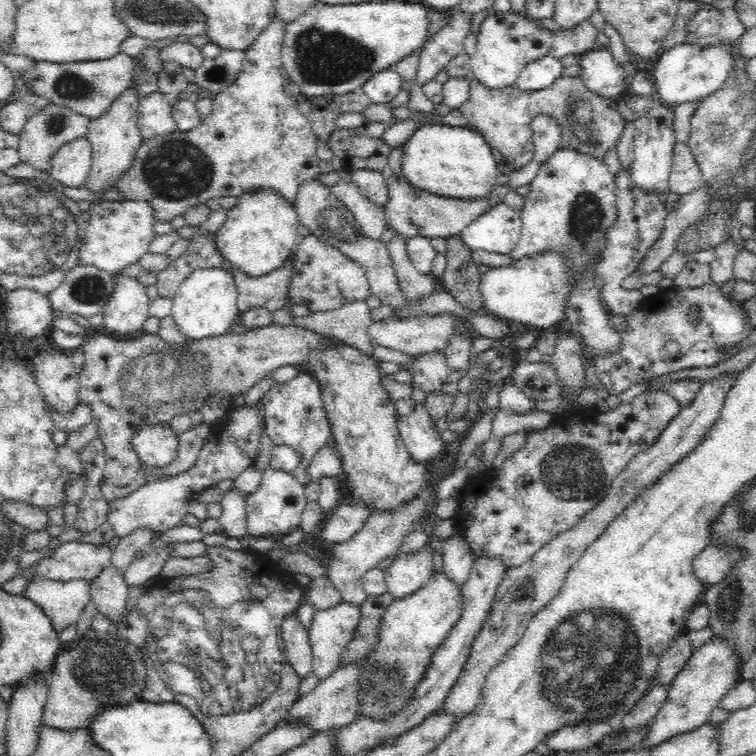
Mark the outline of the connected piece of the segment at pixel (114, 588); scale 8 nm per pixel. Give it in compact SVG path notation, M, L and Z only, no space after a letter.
M110 565L100 572L98 578L90 581L90 587L92 587L91 599L96 603L99 612L110 619L110 624L116 624L124 614L130 590L125 584L123 574Z

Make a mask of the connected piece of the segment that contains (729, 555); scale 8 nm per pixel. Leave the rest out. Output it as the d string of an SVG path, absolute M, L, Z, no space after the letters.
M708 546L692 561L695 578L706 588L720 583L730 572L732 562L740 556L739 550L720 550Z

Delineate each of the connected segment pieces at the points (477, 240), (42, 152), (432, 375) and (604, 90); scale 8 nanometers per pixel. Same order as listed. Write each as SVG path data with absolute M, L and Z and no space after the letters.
M504 201L462 229L460 237L472 251L509 254L516 248L521 228L520 213Z
M49 103L41 112L38 112L36 116L25 123L22 132L19 134L16 150L21 162L30 164L36 170L49 172L50 174L52 160L54 160L53 156L57 153L57 150L67 142L85 137L90 121L88 117L77 114L66 106L57 106Z
M443 352L418 354L418 358L412 364L402 366L410 372L412 388L418 398L430 394L430 392L444 392L454 396L459 392L458 382L464 378L467 369L458 370L449 366L446 355Z
M608 49L592 52L588 51L582 54L579 56L578 65L580 65L580 68L582 69L579 75L582 83L586 85L587 90L590 90L591 93L596 94L599 98L618 100L625 91L625 84L623 84L627 78L625 68L619 66L614 61L614 58Z

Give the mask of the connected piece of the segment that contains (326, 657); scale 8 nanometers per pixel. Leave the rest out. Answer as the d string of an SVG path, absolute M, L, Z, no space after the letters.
M340 602L326 610L315 610L312 622L308 626L309 644L313 655L313 673L322 680L328 678L332 672L340 668L339 659L346 646L352 640L352 634L360 620L360 607L348 602Z

